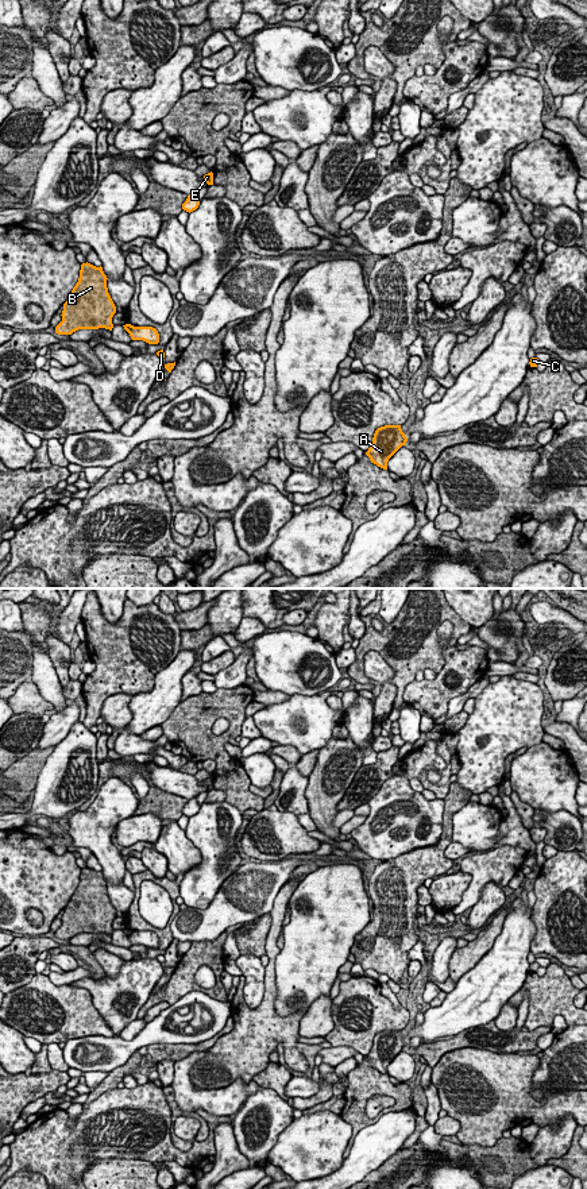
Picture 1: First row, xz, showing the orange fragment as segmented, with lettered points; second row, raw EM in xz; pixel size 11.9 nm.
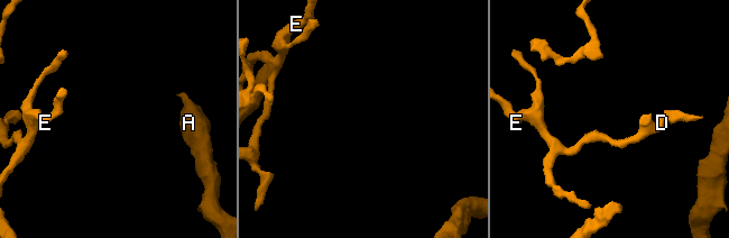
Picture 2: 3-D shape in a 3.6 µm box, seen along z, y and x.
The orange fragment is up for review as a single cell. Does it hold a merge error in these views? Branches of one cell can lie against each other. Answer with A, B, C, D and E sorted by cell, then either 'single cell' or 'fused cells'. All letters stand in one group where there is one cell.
A B C / D E; fused cells

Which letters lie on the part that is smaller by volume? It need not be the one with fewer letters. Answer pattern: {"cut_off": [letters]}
{"cut_off": ["D", "E"]}

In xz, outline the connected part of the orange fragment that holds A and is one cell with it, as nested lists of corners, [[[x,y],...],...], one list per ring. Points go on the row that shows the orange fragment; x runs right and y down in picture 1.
[[[385,425],[375,431],[372,443],[366,452],[371,463],[387,470],[389,459],[408,441],[401,425]]]

